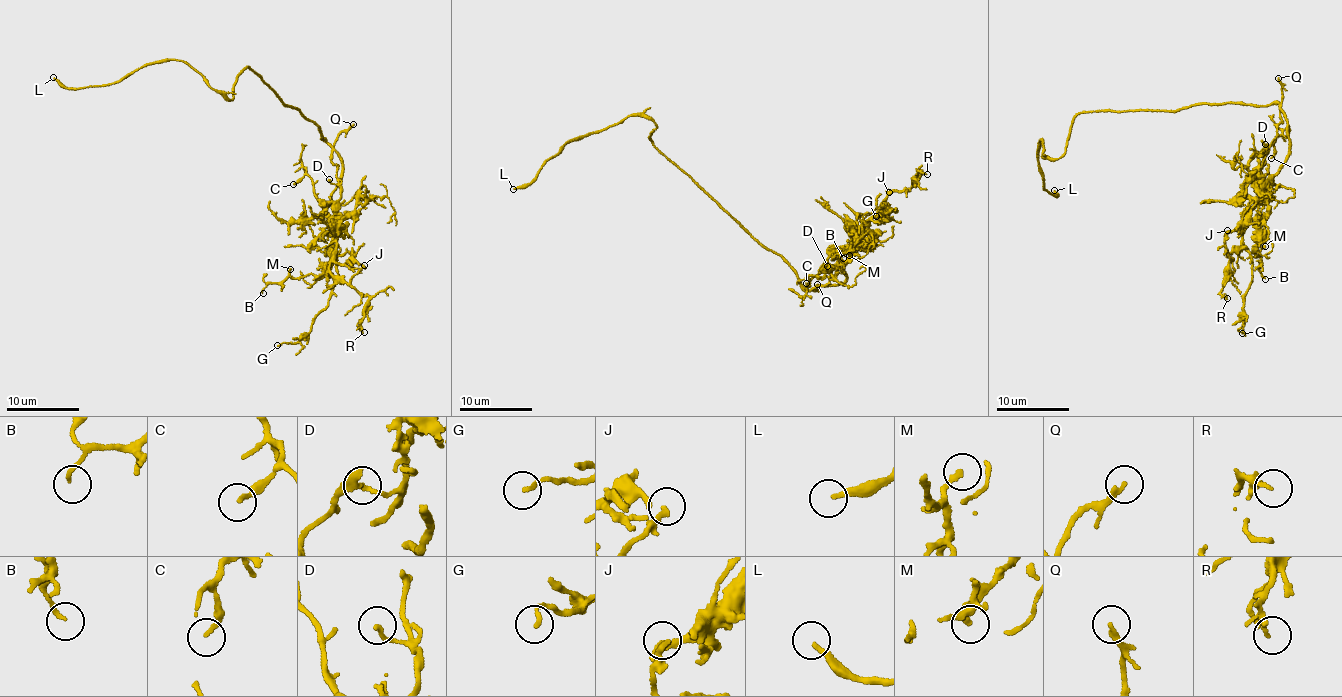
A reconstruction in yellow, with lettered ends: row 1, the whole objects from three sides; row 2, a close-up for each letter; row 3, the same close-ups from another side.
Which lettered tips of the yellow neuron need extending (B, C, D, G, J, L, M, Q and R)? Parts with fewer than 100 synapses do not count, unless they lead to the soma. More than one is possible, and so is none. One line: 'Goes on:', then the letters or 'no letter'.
Goes on: L

